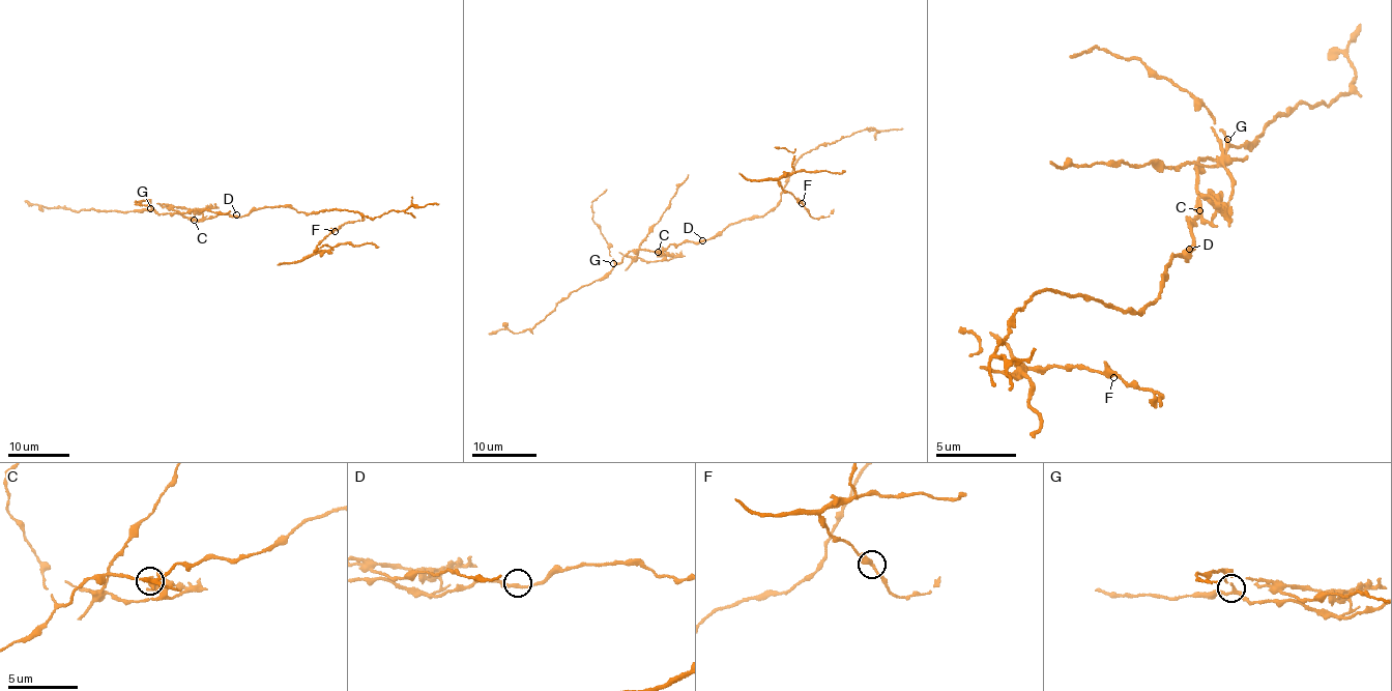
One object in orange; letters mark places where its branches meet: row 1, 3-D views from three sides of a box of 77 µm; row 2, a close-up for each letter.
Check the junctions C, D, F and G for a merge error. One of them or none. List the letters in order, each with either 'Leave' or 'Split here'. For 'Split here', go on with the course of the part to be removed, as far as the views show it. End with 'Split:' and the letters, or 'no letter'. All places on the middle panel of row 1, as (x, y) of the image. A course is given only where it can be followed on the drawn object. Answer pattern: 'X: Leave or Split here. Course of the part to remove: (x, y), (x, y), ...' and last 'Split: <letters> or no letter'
C: Split here. Course of the part to remove: (658, 253), (667, 254), (659, 260), (641, 261), (636, 256), (639, 245), (688, 174)
D: Leave
F: Leave
G: Leave
Split: C

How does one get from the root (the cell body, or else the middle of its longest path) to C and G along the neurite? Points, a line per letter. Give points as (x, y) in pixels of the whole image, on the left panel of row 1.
C: (236, 217), (218, 213), (211, 218), (193, 220)
G: (236, 217), (218, 213), (211, 218), (190, 221), (179, 213), (158, 213), (150, 208)

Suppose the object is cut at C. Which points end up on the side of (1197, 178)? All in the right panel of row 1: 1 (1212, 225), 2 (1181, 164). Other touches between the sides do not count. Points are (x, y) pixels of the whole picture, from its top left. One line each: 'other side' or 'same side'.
1: other side
2: other side

